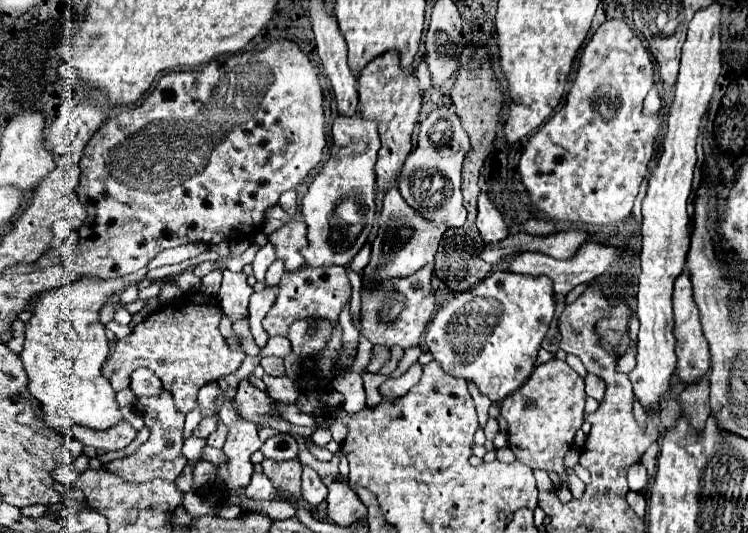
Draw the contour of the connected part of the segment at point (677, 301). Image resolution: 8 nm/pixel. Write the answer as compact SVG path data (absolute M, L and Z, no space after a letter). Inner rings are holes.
M688 272L676 278L674 284L674 338L676 338L676 376L684 382L684 384L694 384L698 380L702 380L708 370L710 370L710 350L708 350L708 342L700 330L700 318L698 318L698 310L692 298L692 284L690 284L690 276Z

